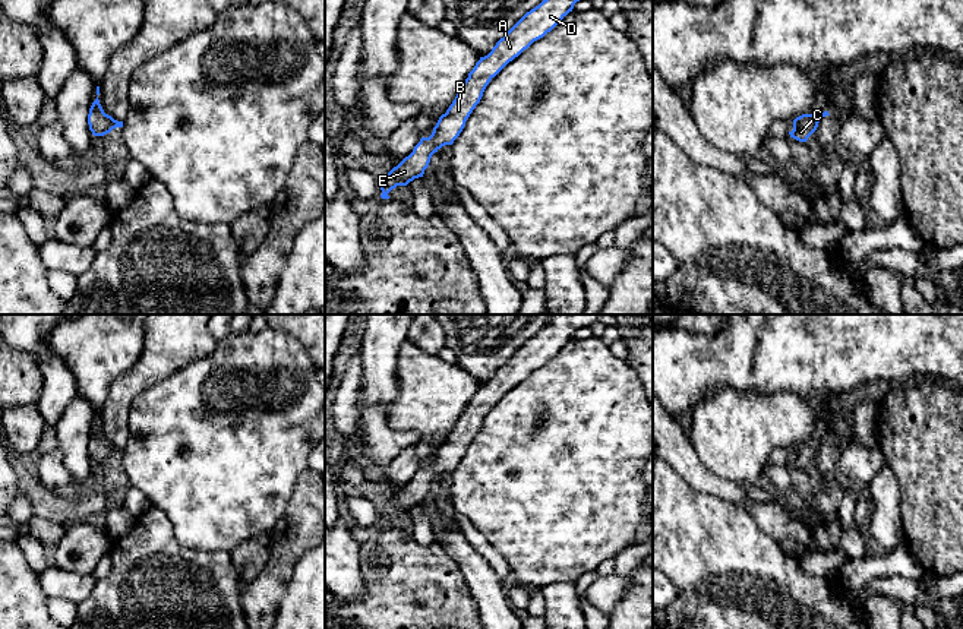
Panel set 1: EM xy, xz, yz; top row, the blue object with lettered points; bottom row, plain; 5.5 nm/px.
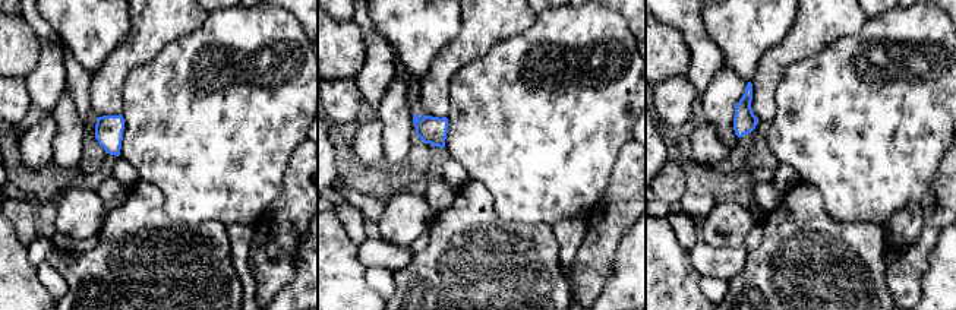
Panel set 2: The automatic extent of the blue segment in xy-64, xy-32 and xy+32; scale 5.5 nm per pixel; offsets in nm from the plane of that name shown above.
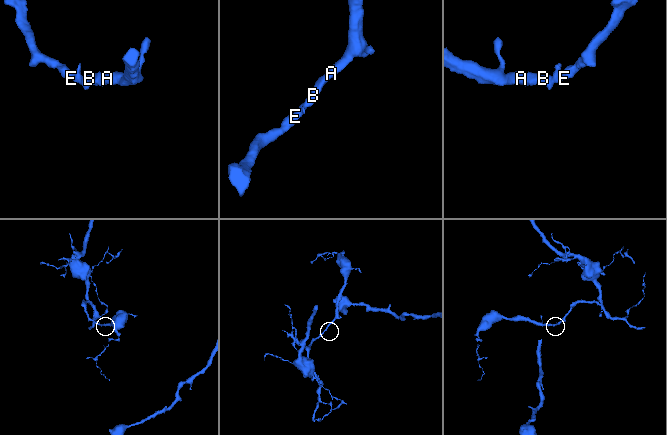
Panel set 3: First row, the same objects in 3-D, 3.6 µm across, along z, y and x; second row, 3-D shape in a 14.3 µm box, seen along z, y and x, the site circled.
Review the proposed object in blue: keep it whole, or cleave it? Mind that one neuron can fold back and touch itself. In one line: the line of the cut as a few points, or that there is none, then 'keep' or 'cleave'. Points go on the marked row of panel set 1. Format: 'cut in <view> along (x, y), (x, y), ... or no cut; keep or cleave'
no cut; keep

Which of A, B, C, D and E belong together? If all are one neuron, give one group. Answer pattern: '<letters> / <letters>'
A B C D E

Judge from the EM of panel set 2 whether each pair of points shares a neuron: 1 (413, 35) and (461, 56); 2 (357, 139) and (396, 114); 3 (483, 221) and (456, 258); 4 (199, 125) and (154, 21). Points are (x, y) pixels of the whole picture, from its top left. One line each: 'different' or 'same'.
1: different
2: different
3: same
4: different

